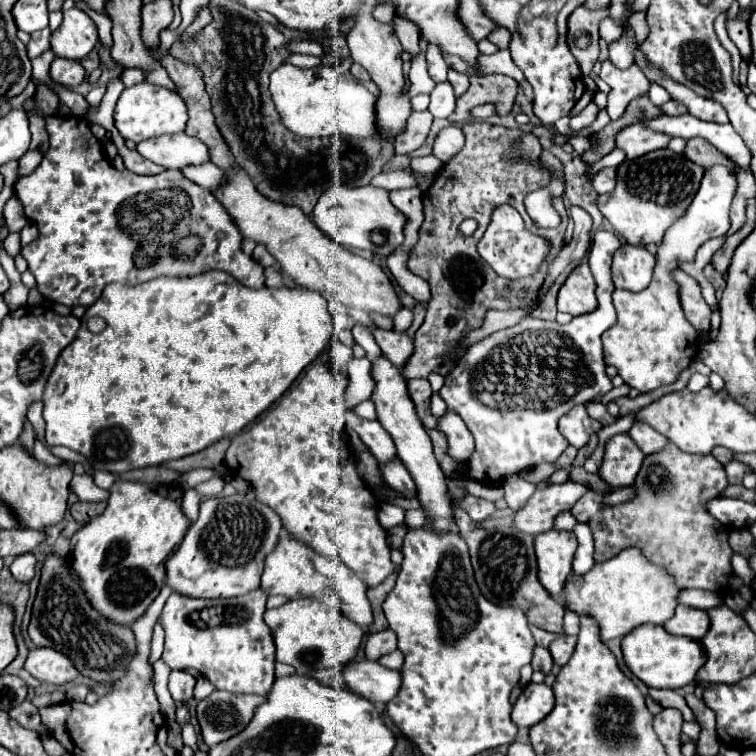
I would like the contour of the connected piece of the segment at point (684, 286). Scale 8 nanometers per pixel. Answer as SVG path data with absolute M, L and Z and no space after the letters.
M681 269L675 271L675 279L681 287L679 297L681 297L681 307L685 311L687 321L695 327L695 331L705 333L709 331L709 319L711 319L711 309L701 297L701 289L693 277L683 273Z

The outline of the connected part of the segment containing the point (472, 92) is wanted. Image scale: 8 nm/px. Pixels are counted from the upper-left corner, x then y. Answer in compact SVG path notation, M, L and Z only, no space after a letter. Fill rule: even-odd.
M487 75L487 77L471 77L469 89L457 97L455 111L449 115L453 123L465 123L471 117L471 109L477 105L491 103L495 105L495 113L505 117L511 113L519 83L507 75Z

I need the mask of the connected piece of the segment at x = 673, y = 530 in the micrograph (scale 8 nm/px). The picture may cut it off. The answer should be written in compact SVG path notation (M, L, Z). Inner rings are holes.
M669 443L663 451L657 451L653 455L647 455L637 477L635 483L631 485L635 489L635 497L629 499L627 503L617 503L617 505L607 505L605 491L595 491L589 489L571 509L571 513L575 515L575 519L579 523L585 523L591 527L593 531L593 539L595 539L595 563L603 563L611 557L615 557L619 551L627 549L627 547L635 547L639 549L645 559L649 563L655 563L659 567L663 567L673 579L675 585L679 589L705 589L705 591L713 591L713 593L721 593L725 589L729 589L729 579L735 575L733 567L731 567L731 557L733 551L729 547L729 533L727 529L723 529L723 525L713 519L707 513L707 501L721 495L727 487L727 473L725 467L713 457L713 455L689 455L681 449L677 449L673 443ZM655 467L663 469L663 481L659 487L653 485L653 493L651 493L651 481L649 481L649 471L653 471Z

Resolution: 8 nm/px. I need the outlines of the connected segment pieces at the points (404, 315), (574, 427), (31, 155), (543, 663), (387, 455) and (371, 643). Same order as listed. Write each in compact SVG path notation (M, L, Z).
M403 307L403 311L401 311L401 309L397 311L397 315L393 317L393 321L395 321L395 327L393 327L393 329L399 331L399 333L403 333L403 331L407 331L407 329L411 327L411 323L413 323L413 313Z
M575 407L573 411L569 411L567 415L563 415L559 419L559 431L561 435L569 441L569 445L573 445L575 449L581 449L587 445L587 441L591 439L591 435L599 433L603 429L603 425L595 419L589 417L585 407Z
M29 149L21 159L19 159L19 177L25 177L29 175L39 163L41 163L43 155L41 155L41 149Z
M535 647L535 653L533 653L533 661L531 661L531 667L535 671L541 671L541 673L549 673L553 669L553 659L551 659L551 653L549 649L543 649L543 647Z
M349 411L347 413L347 427L355 429L359 433L359 437L363 439L363 443L369 447L369 451L373 453L373 457L379 461L379 467L385 467L389 461L393 461L397 457L393 439L381 427L379 421L359 419L353 411Z
M391 629L377 631L367 637L365 653L367 653L367 659L371 659L371 661L377 661L381 655L391 653L395 649L397 649L397 635Z

